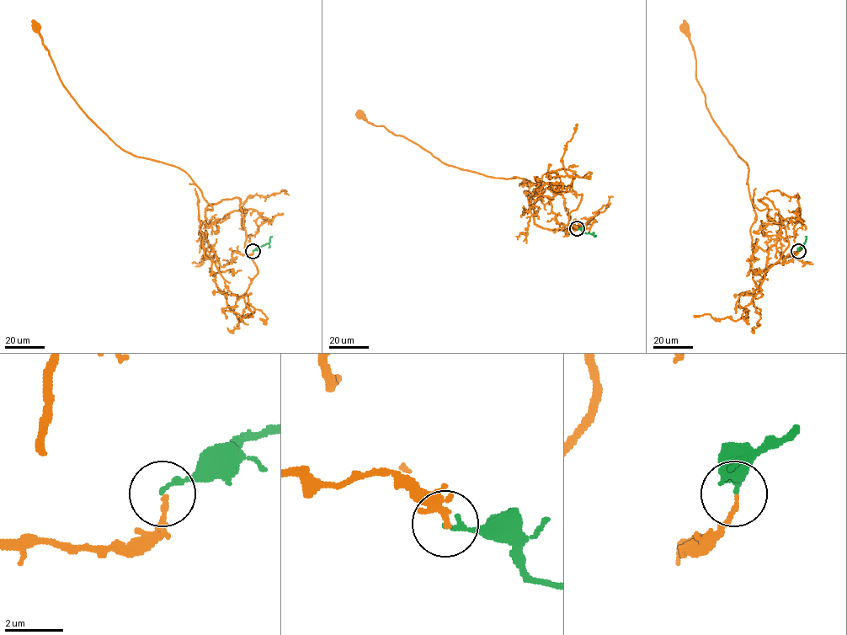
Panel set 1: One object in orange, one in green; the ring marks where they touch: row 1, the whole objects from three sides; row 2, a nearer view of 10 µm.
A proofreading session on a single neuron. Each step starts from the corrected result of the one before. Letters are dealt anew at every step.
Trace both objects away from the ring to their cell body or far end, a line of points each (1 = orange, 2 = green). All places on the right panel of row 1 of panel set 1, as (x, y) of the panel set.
1: (798, 251), (766, 266), (780, 226), (767, 207), (759, 210), (750, 199), (748, 167), (706, 107), (684, 27)
2: (798, 251), (805, 242), (805, 237)

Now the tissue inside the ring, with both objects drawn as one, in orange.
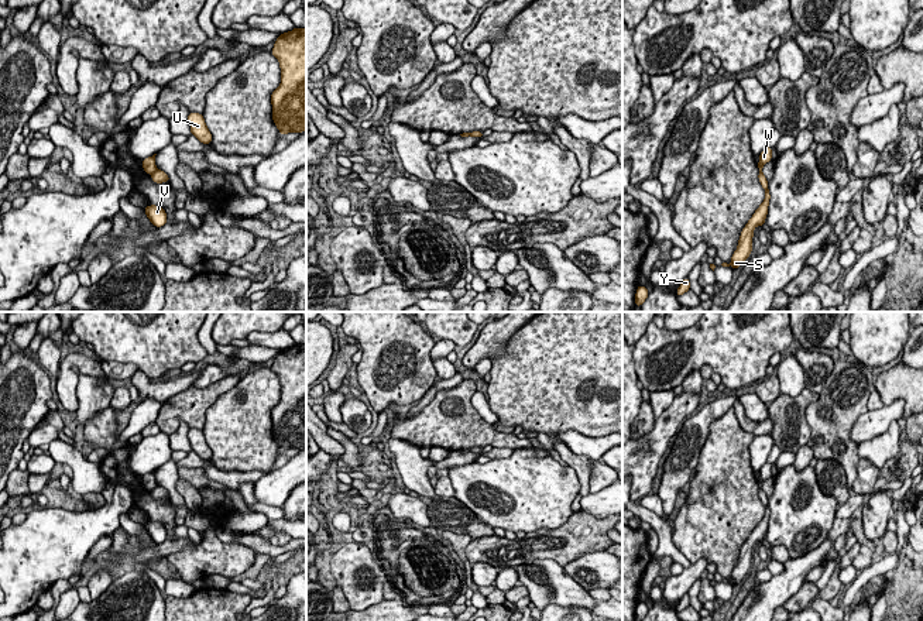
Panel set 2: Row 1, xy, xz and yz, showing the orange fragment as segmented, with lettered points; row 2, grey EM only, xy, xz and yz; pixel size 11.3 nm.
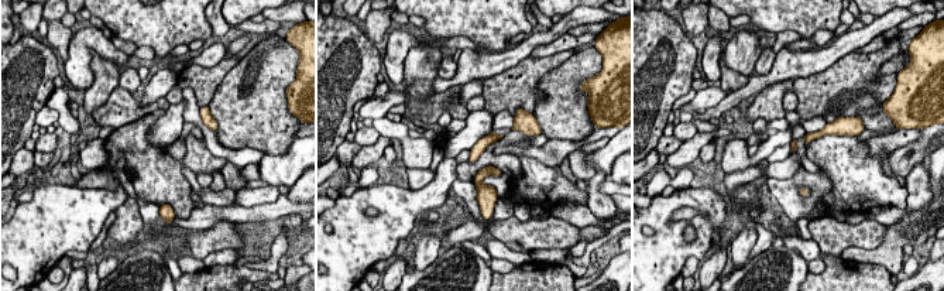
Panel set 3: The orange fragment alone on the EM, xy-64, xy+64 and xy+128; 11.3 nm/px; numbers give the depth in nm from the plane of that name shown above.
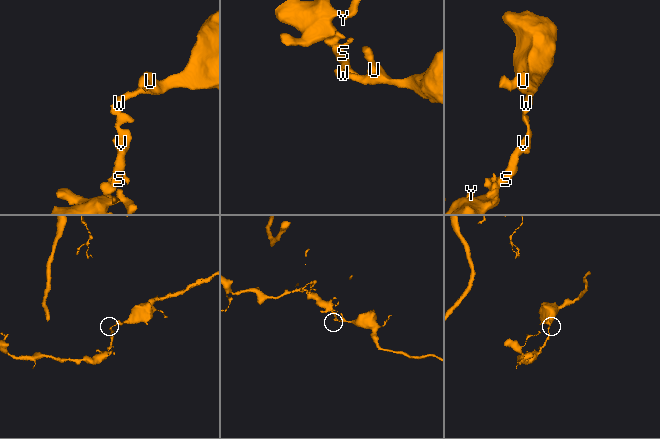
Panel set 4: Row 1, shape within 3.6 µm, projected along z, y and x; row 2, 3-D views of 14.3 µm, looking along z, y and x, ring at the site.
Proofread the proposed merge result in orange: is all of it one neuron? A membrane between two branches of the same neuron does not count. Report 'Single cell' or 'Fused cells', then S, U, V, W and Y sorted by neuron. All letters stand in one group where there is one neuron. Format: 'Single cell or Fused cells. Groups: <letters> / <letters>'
Fused cells. Groups: S V Y / U W

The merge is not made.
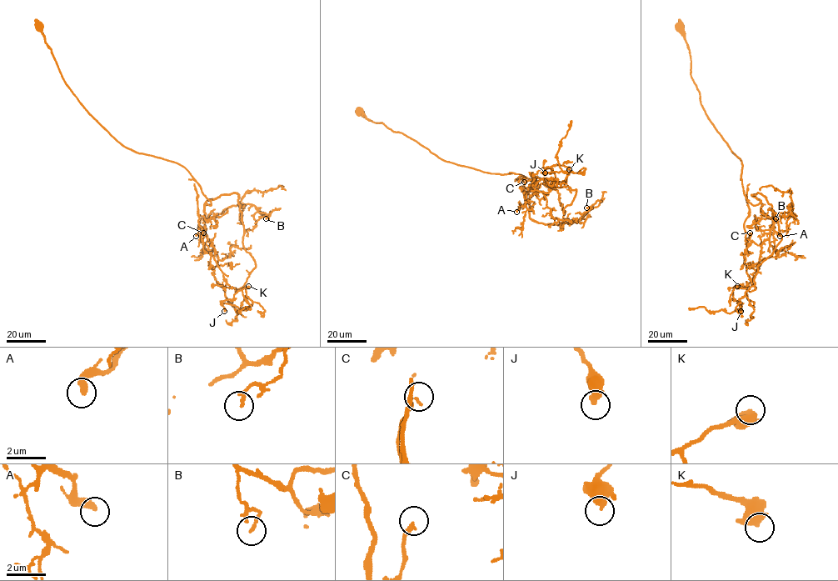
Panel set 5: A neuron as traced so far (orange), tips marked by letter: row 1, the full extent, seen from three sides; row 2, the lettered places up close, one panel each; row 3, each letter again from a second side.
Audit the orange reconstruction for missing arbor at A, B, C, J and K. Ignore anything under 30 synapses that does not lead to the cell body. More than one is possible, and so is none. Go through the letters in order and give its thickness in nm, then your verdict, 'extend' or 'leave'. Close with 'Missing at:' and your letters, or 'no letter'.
A: calibre 360 nm; extend
B: calibre 170 nm; leave
C: calibre 190 nm; leave
J: calibre 320 nm; leave
K: calibre 360 nm; leave
Missing at: A

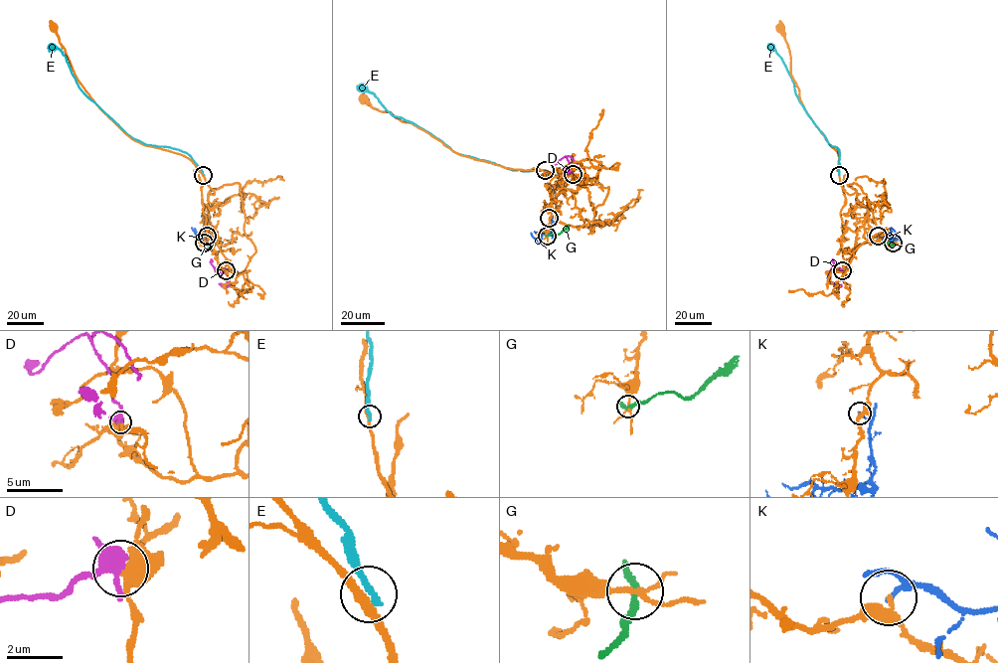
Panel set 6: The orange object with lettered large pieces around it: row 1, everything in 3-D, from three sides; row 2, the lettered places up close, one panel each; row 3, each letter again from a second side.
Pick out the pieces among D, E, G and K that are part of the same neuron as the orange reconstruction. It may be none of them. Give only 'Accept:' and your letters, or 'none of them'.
Accept: none of them

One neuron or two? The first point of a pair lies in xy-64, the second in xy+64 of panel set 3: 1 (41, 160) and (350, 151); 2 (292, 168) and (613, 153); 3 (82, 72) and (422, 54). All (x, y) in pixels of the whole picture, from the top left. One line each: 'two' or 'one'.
1: two
2: one
3: two

